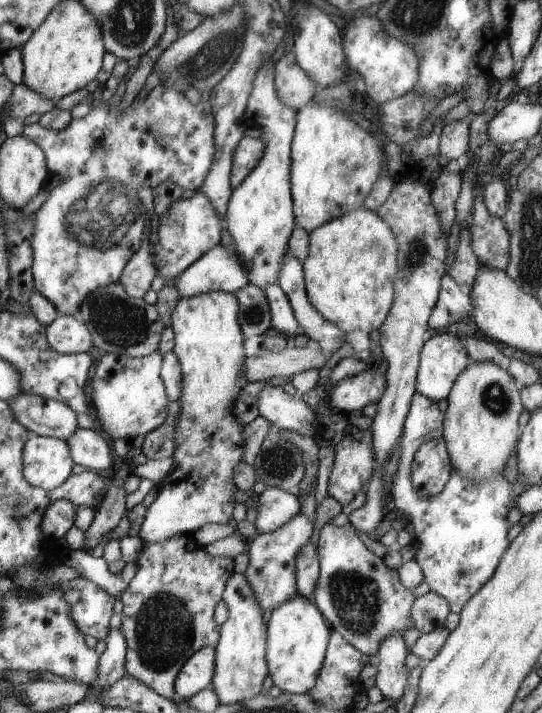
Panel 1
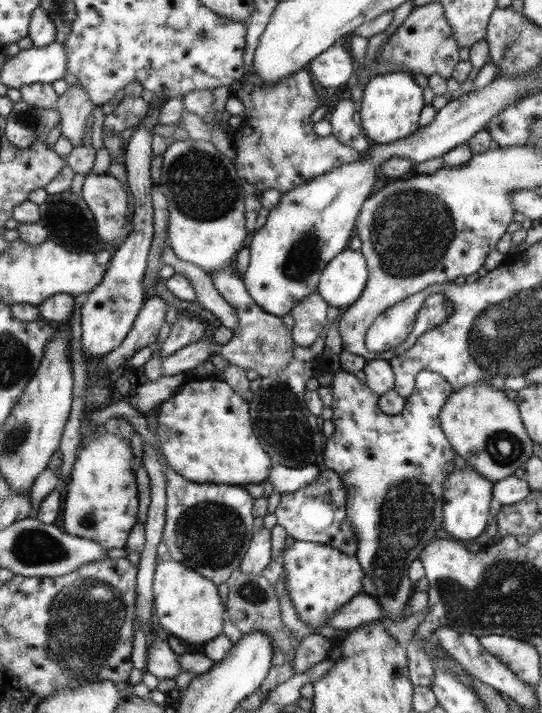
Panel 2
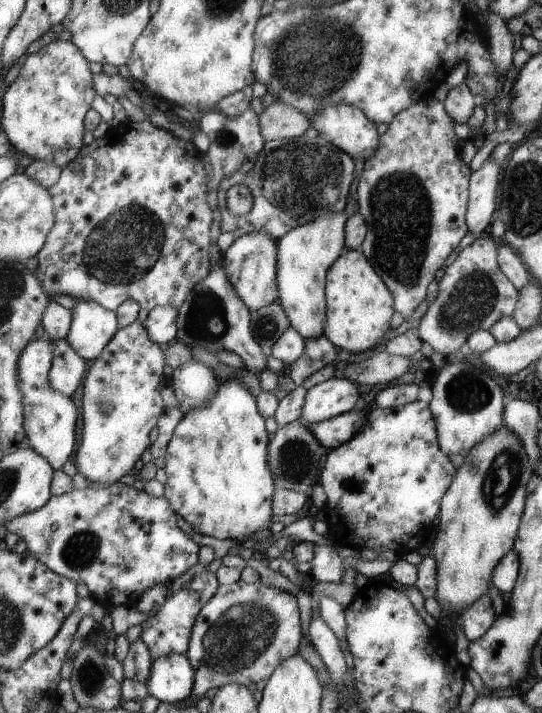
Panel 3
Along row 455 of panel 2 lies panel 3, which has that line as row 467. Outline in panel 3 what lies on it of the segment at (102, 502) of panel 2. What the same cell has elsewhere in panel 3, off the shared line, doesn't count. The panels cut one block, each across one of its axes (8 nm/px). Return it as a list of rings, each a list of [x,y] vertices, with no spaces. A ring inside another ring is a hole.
[[[140,319],[121,328],[102,354],[90,364],[82,394],[82,444],[74,460],[78,473],[86,476],[90,482],[100,484],[101,487],[118,482],[118,478],[122,478],[138,462],[140,454],[150,446],[150,430],[158,424],[158,416],[164,414],[166,409],[161,396],[168,382],[162,372],[164,366],[162,348],[150,340],[145,322]]]

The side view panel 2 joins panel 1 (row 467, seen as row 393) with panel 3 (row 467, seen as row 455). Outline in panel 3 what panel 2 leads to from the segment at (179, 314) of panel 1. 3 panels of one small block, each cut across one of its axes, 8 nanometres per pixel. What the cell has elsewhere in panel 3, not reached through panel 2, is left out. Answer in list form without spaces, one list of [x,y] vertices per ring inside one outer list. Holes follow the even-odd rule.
[[[236,378],[219,382],[216,394],[202,406],[192,408],[183,415],[174,429],[172,440],[166,448],[167,474],[164,497],[195,532],[214,536],[220,540],[233,539],[238,544],[245,542],[262,528],[272,526],[270,504],[277,492],[273,472],[269,466],[268,446],[271,435],[266,430],[265,418],[258,412],[255,396]]]

